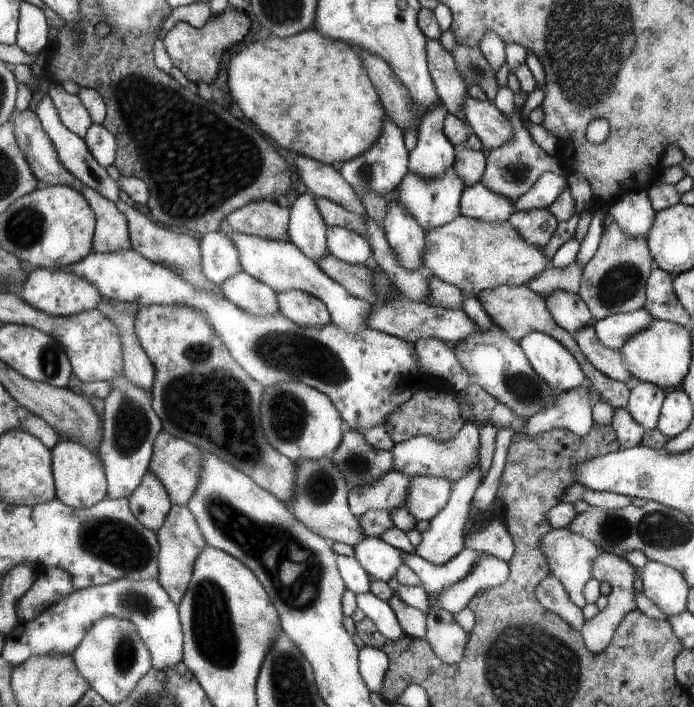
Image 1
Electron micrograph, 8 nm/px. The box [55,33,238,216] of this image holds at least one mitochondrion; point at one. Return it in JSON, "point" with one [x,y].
{"point":[127,90]}

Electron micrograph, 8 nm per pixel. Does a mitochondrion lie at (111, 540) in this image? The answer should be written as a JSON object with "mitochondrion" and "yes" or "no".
{"mitochondrion":"yes"}

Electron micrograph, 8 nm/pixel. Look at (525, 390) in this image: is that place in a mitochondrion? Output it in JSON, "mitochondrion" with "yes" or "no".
{"mitochondrion":"yes"}

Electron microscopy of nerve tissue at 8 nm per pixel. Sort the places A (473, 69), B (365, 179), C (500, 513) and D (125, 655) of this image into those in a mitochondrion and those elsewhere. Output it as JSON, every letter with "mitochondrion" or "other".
{"A":"mitochondrion","B":"mitochondrion","C":"other","D":"mitochondrion"}

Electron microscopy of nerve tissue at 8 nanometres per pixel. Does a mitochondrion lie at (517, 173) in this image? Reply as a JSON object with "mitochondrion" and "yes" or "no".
{"mitochondrion":"no"}

